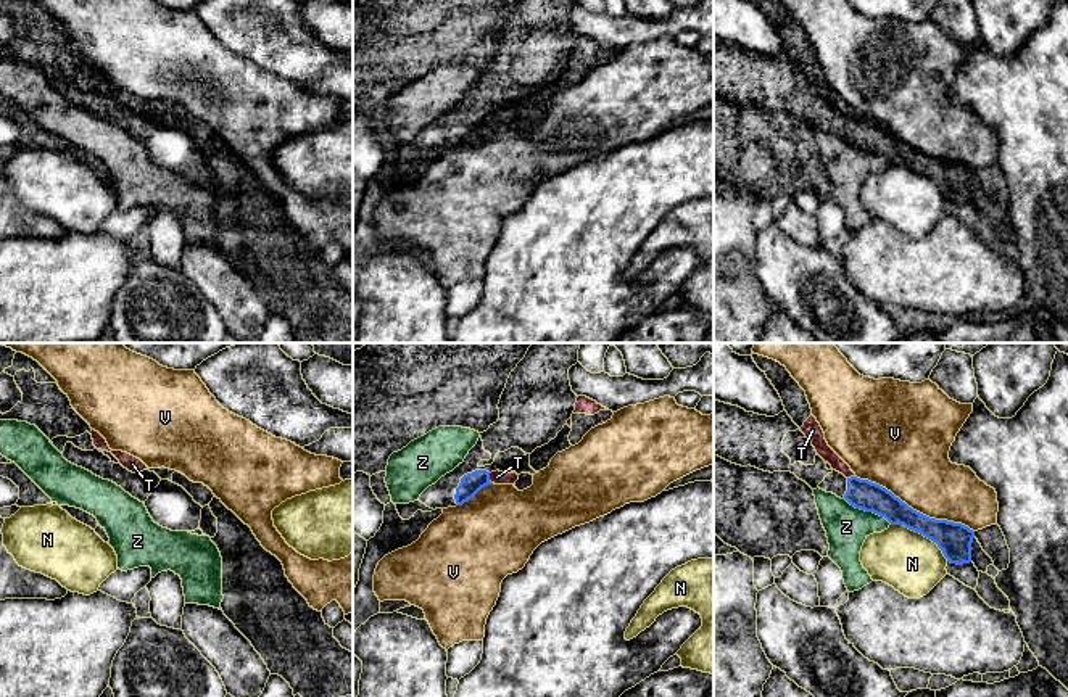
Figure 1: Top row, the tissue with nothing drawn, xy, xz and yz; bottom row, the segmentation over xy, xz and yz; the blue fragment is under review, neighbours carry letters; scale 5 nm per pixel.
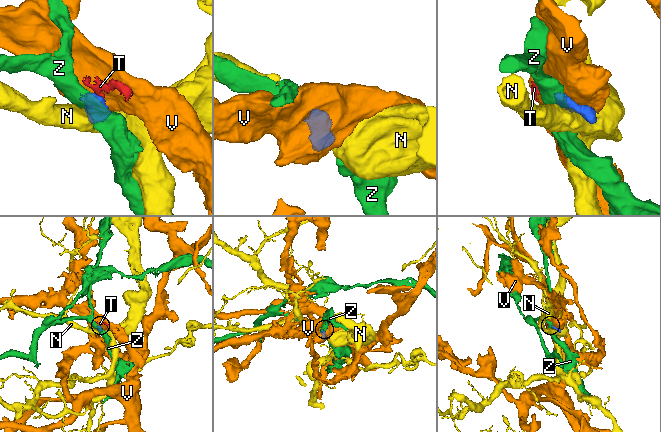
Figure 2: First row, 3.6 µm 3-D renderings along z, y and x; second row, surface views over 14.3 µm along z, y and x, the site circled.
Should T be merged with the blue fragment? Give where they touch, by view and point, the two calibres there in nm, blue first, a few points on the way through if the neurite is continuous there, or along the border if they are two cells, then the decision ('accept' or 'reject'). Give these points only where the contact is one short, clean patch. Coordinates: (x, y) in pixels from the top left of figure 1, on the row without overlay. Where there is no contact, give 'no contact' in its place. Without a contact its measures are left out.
meets blue in xz at (488, 118); 110 nm thick on the blue side, 70 nm on the other; border along xz (488, 113), (492, 121); reject

